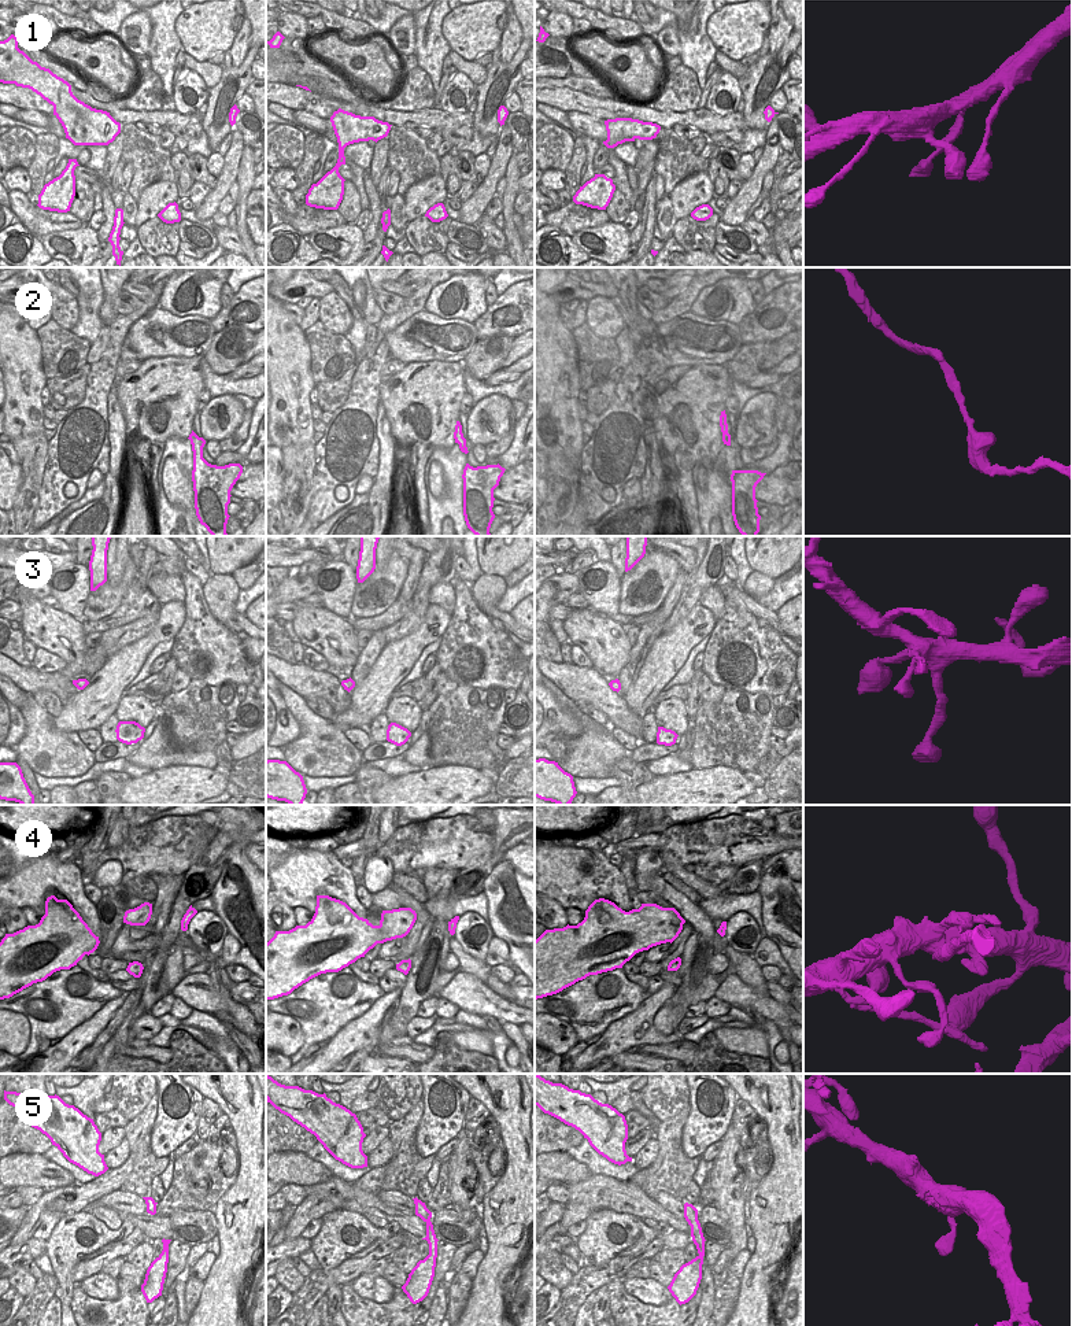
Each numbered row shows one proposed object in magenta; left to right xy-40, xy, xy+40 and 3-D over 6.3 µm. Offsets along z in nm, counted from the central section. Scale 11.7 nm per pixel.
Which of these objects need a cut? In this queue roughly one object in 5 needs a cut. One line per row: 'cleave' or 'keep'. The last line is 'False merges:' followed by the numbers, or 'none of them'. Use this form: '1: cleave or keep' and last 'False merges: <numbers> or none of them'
1: keep
2: keep
3: keep
4: keep
5: keep
False merges: none of them

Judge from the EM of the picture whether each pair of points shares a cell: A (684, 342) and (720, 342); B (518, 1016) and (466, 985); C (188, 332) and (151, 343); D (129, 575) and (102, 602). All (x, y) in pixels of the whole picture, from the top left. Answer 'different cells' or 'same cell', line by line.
A: same cell
B: same cell
C: same cell
D: same cell

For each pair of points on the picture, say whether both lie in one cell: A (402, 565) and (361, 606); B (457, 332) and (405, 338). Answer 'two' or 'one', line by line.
A: one
B: one

